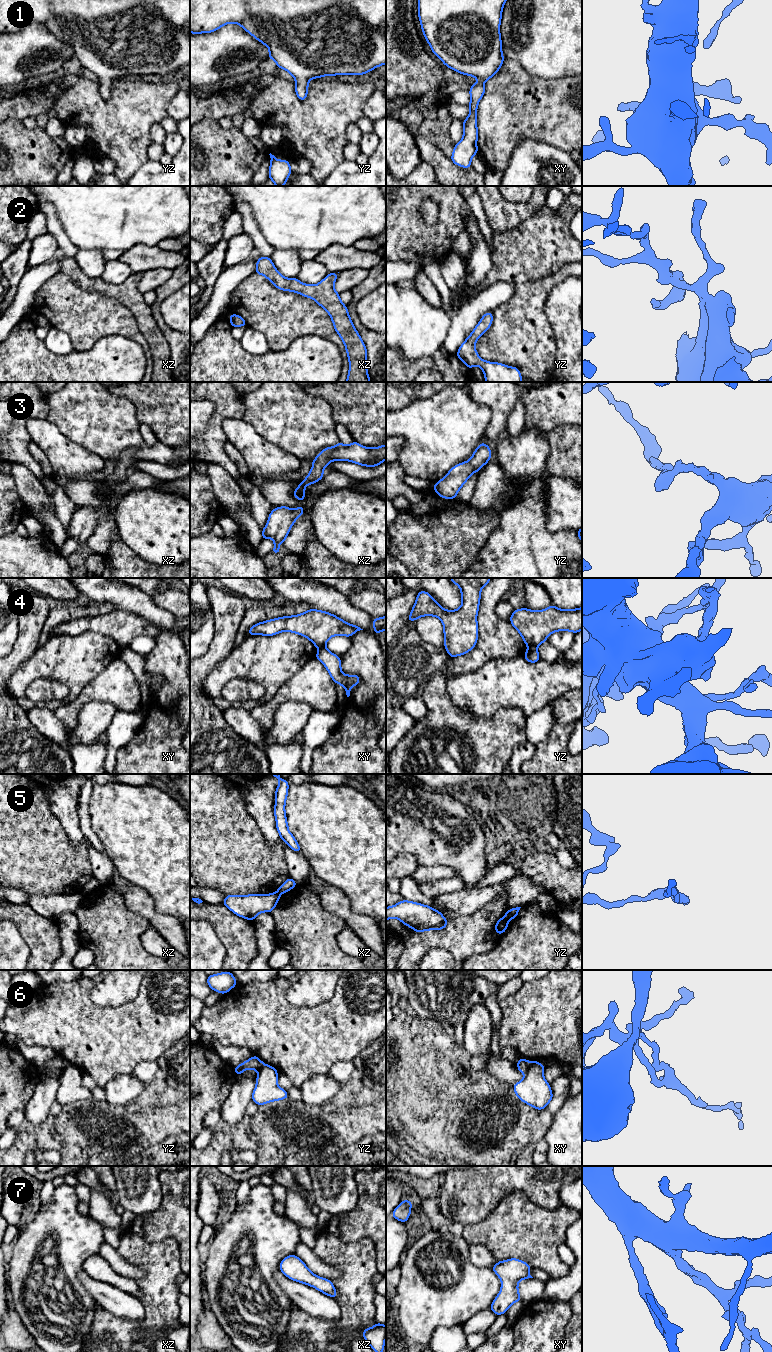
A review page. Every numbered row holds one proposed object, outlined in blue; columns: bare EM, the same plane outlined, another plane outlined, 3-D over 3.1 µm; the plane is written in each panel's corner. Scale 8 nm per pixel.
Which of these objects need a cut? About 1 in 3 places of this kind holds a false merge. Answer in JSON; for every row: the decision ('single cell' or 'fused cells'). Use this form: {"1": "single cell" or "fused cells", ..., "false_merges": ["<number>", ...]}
{"1": "single cell", "2": "single cell", "3": "single cell", "4": "fused cells", "5": "fused cells", "6": "fused cells", "7": "single cell", "false_merges": ["4", "5", "6"]}

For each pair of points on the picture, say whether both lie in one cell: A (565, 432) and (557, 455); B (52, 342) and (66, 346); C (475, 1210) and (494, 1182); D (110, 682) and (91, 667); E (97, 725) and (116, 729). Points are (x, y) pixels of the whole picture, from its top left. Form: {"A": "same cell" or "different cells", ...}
{"A": "same cell", "B": "same cell", "C": "same cell", "D": "different cells", "E": "different cells"}

